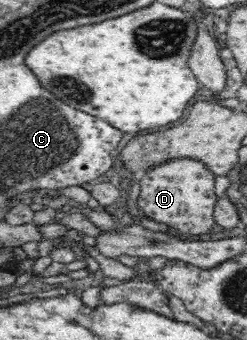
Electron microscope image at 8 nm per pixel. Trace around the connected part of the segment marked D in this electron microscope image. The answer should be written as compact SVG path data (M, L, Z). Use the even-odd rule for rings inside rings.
M172 158L139 175L141 191L137 198L138 208L156 222L164 222L172 231L180 234L207 233L215 224L214 205L218 200L214 193L215 174L195 158Z

